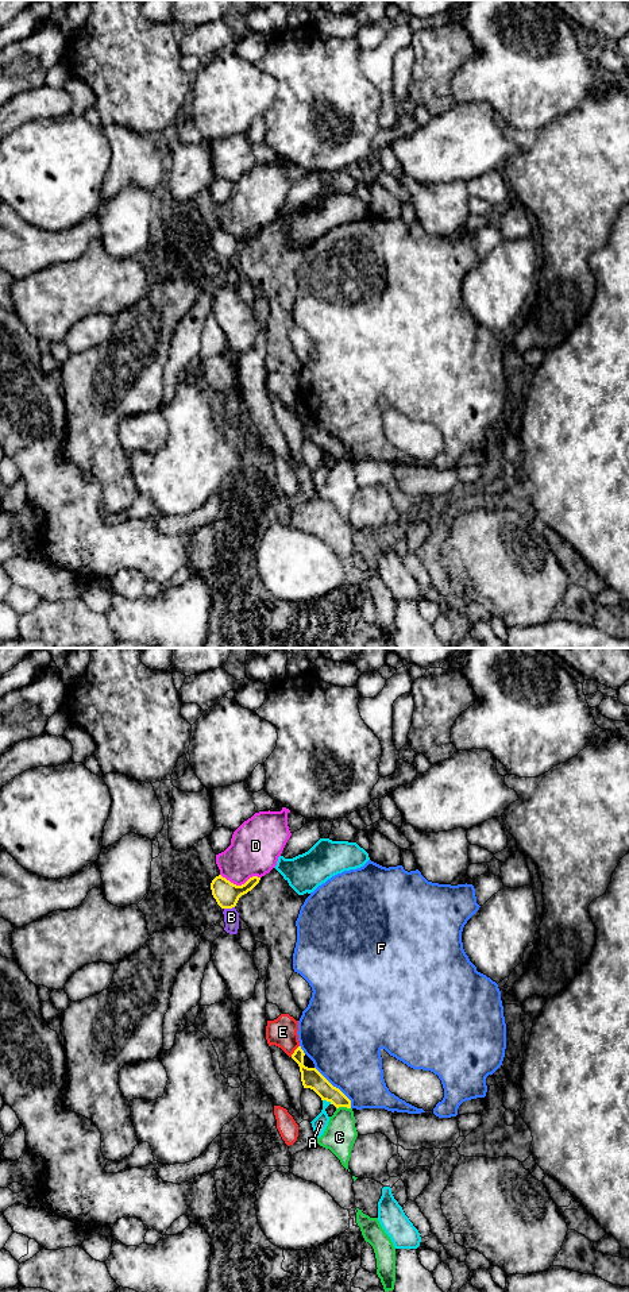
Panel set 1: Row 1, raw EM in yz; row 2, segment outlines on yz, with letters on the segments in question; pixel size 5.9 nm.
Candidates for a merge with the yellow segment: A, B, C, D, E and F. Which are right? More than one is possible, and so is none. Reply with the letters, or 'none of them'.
none of them

